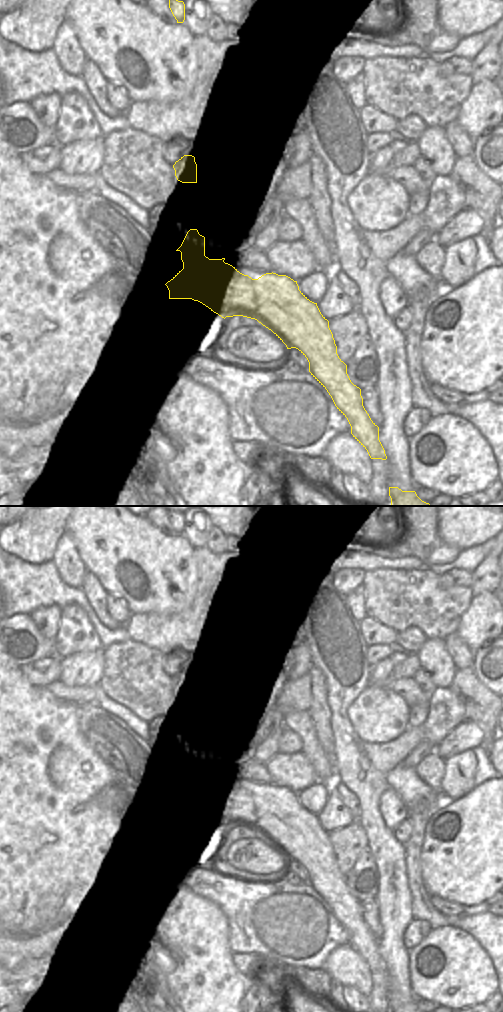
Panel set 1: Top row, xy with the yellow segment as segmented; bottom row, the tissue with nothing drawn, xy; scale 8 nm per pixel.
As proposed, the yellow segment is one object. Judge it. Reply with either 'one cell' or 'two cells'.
two cells

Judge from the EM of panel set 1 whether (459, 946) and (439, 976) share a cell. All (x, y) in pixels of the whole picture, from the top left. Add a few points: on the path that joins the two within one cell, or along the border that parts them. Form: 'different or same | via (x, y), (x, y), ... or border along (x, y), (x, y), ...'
same | via (452, 953), (449, 956), (449, 966), (446, 969)

